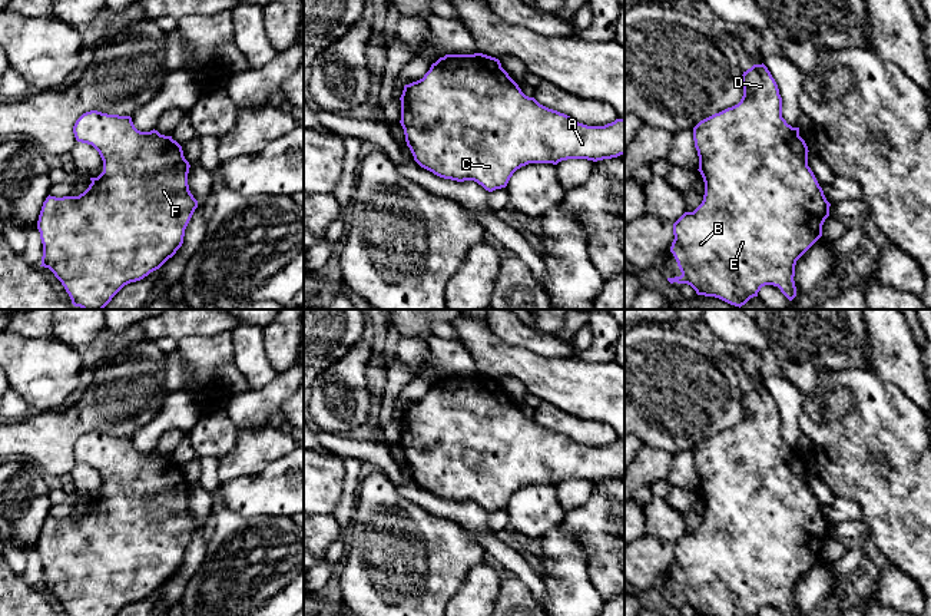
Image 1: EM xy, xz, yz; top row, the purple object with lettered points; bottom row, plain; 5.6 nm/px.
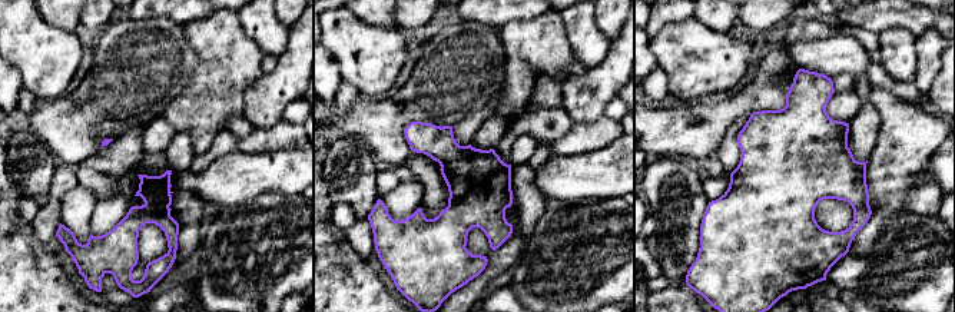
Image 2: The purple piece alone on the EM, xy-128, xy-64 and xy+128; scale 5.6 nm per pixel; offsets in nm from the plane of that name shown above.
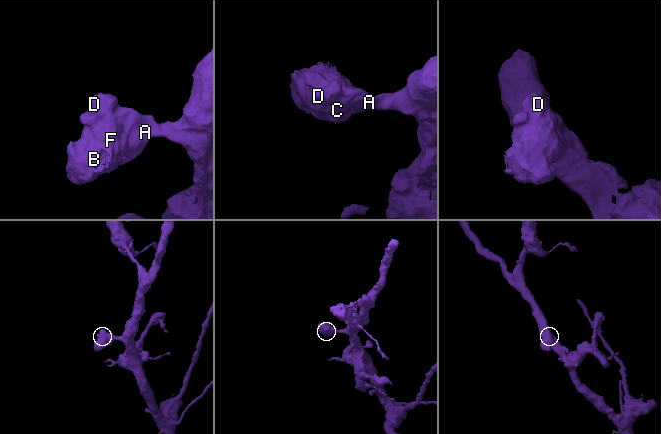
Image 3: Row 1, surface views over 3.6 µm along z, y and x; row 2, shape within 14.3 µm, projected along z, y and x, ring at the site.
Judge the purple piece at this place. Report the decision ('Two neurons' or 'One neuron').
One neuron

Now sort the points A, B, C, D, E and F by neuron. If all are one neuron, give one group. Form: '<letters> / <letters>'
A B C D E F

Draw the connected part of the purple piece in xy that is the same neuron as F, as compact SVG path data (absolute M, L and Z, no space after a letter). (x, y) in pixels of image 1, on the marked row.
M97 110L83 113L73 126L77 142L92 145L103 160L103 172L79 196L47 196L43 202L37 229L43 244L42 265L62 282L72 304L82 309L103 309L127 284L159 269L183 244L185 229L198 208L189 191L189 162L182 146L172 136L158 130L140 132L130 116L107 115Z

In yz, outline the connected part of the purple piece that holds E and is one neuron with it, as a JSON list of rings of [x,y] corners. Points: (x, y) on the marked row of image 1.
[[[763,63],[753,64],[751,69],[743,72],[742,87],[743,96],[738,105],[700,120],[693,127],[693,140],[699,156],[698,170],[700,172],[705,182],[705,195],[702,203],[693,212],[685,212],[673,223],[675,239],[670,246],[670,252],[673,254],[682,275],[667,278],[670,284],[677,282],[690,285],[698,295],[715,297],[739,308],[751,298],[758,297],[758,292],[765,285],[778,287],[789,301],[796,297],[796,287],[793,281],[796,261],[822,236],[822,225],[829,216],[831,206],[814,172],[808,166],[809,150],[805,140],[799,136],[799,127],[792,127],[782,117],[782,97],[779,95],[778,85],[768,67]]]

